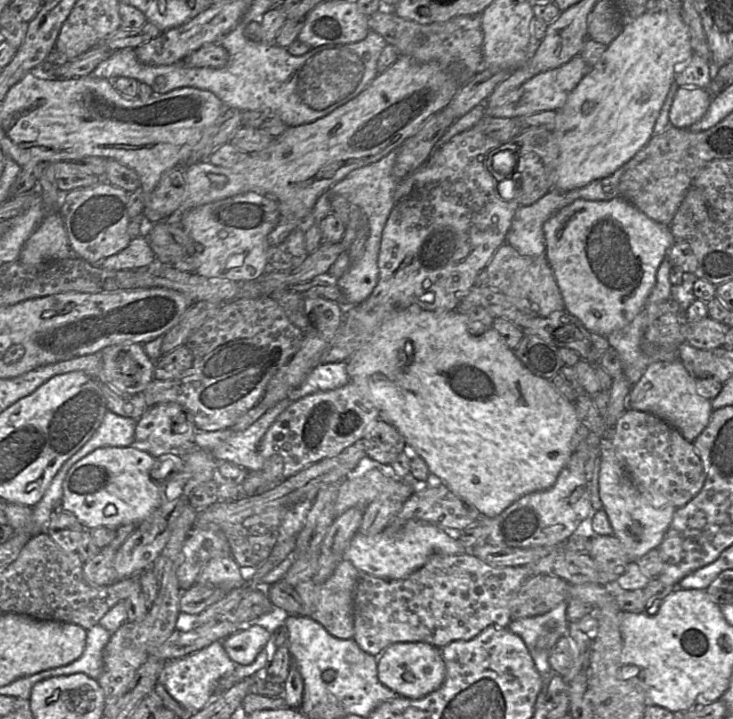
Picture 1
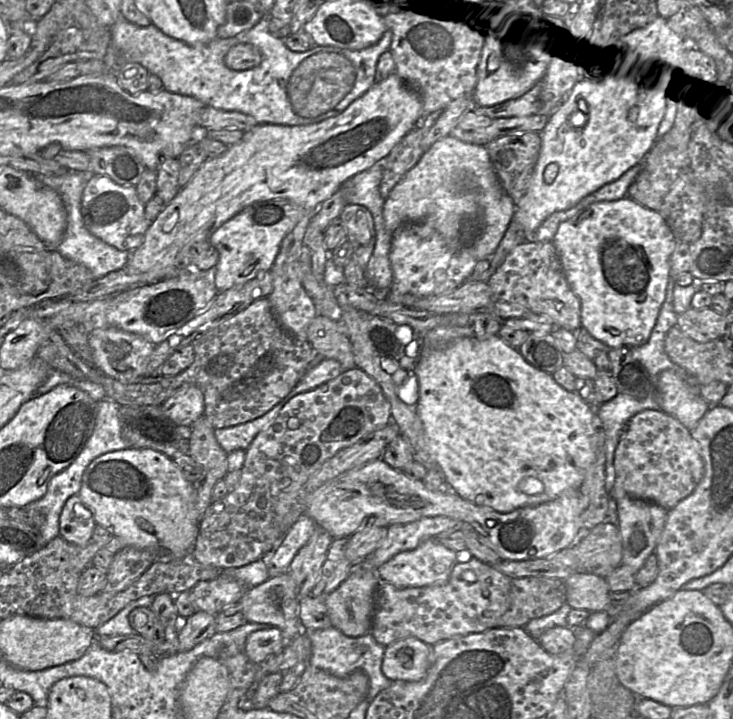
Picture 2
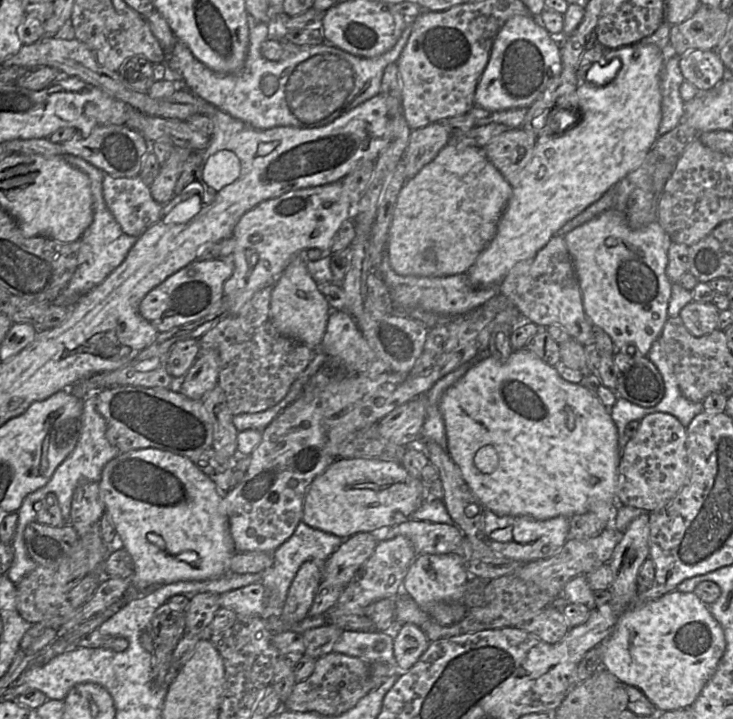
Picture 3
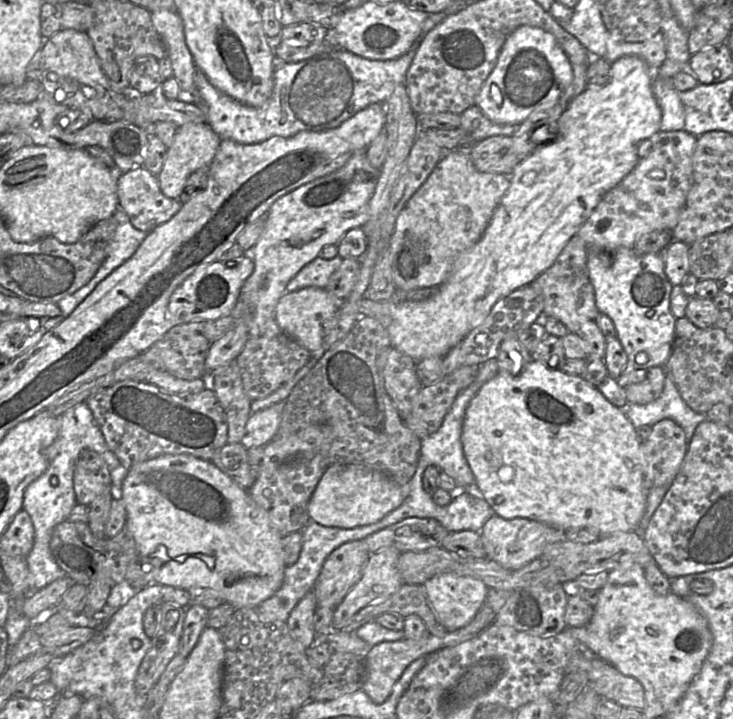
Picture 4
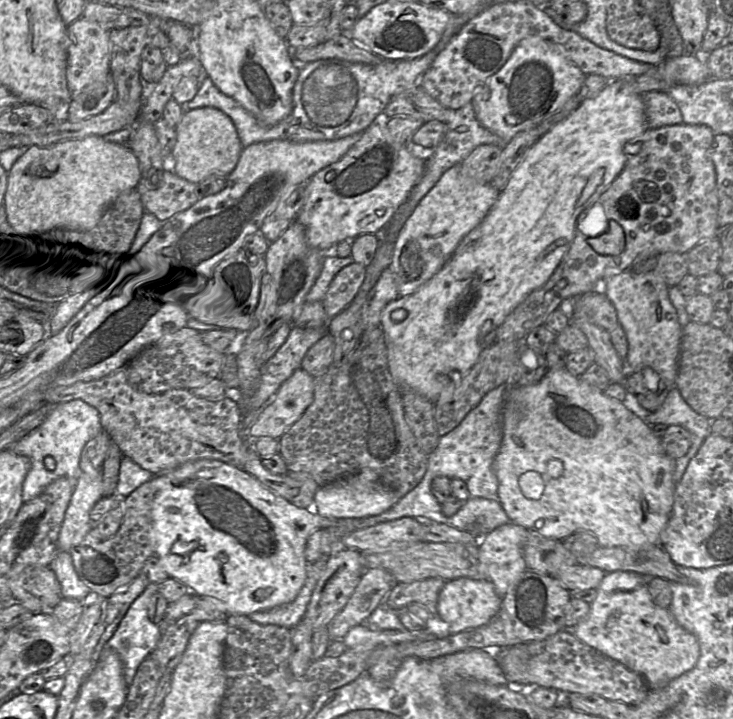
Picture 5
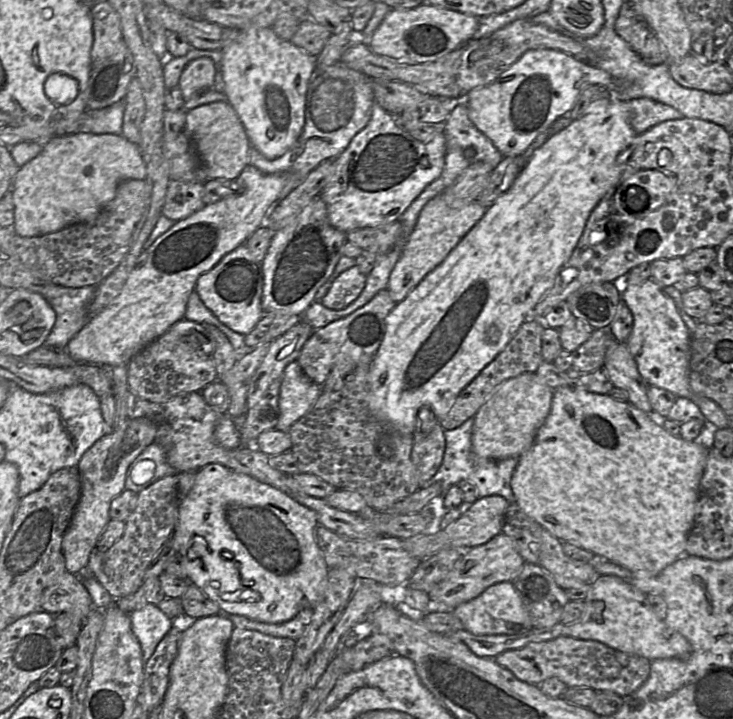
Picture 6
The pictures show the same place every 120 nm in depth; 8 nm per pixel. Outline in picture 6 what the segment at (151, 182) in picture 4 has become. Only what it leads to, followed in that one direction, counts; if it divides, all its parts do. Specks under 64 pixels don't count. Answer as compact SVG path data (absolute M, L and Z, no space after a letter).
M170 179L161 215L177 222L201 209L203 184Z

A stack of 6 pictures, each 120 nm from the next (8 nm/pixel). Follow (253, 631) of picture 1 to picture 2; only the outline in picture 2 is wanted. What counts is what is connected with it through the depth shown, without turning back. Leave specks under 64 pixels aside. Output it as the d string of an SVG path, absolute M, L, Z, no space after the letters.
M265 628L251 633L246 639L244 653L255 664L260 664L271 654L284 649L286 642L277 628Z

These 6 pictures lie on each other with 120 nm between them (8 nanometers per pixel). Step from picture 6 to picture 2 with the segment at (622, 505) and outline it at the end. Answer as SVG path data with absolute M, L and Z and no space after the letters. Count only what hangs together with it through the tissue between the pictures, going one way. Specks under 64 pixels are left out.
M417 335L421 337L421 349L414 368L419 392L417 413L424 427L428 451L442 469L446 490L451 490L461 498L477 505L487 506L500 513L509 513L521 507L552 501L566 489L580 487L586 470L597 453L597 435L601 430L601 422L594 408L584 402L575 391L569 392L562 388L552 374L530 365L517 348L510 346L499 335L486 339L464 337L446 346L437 347L423 346L423 335Z

